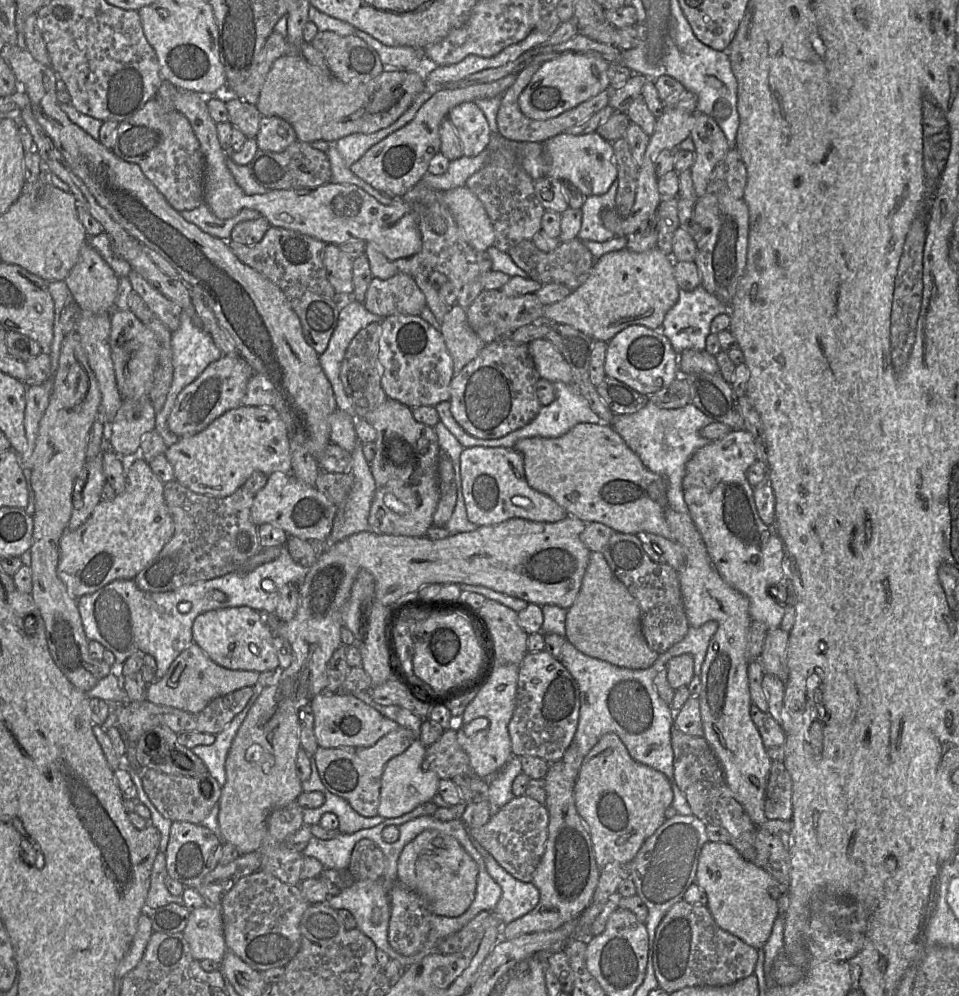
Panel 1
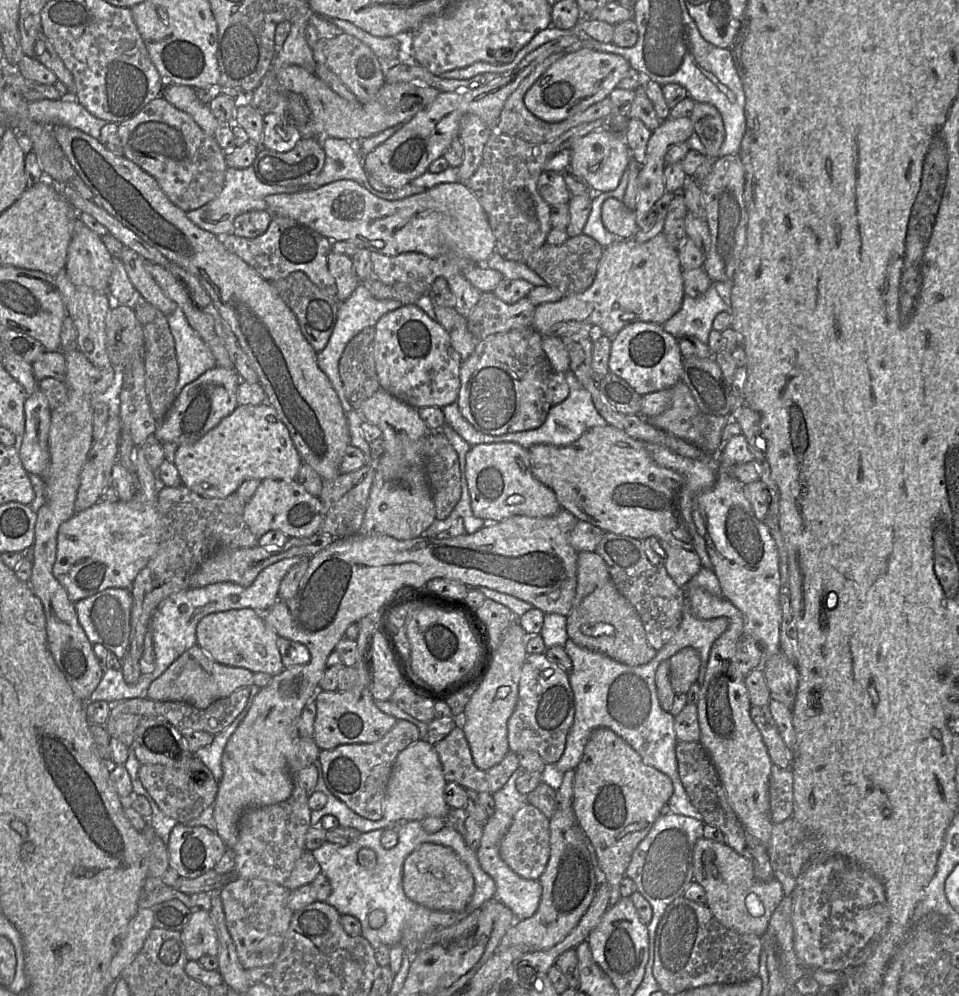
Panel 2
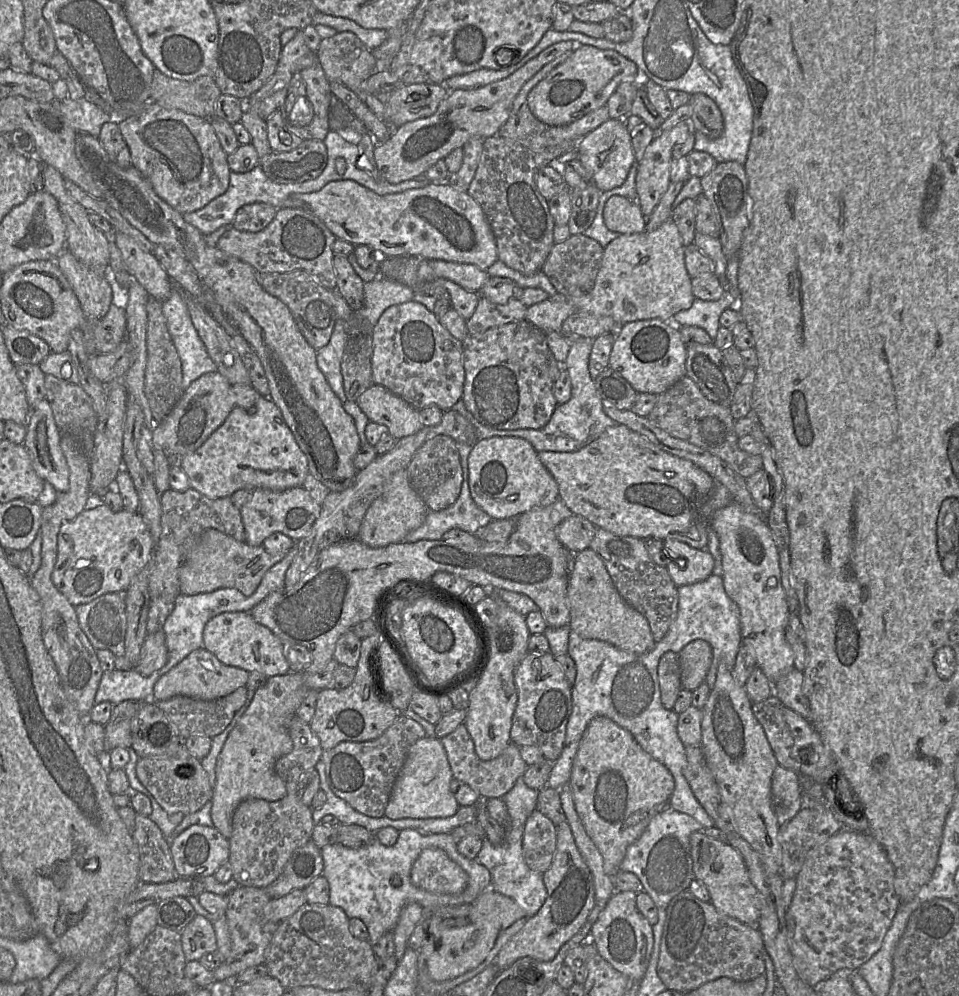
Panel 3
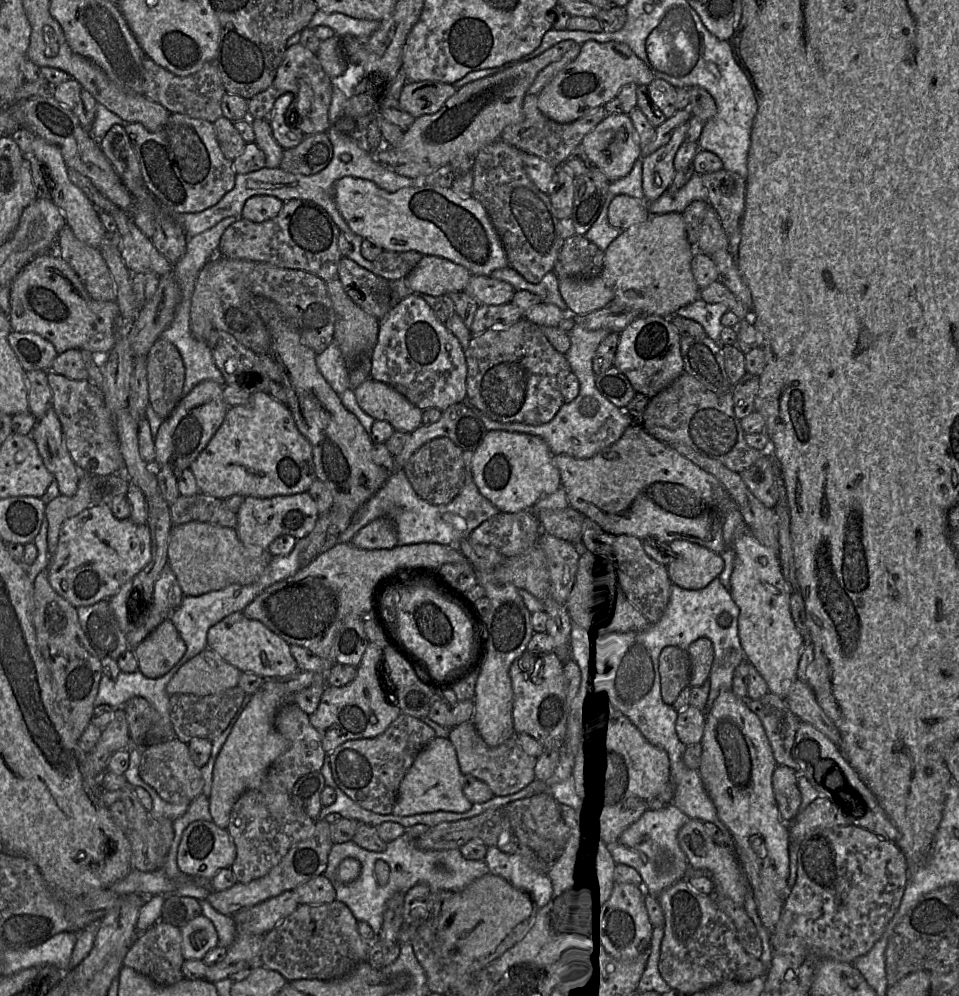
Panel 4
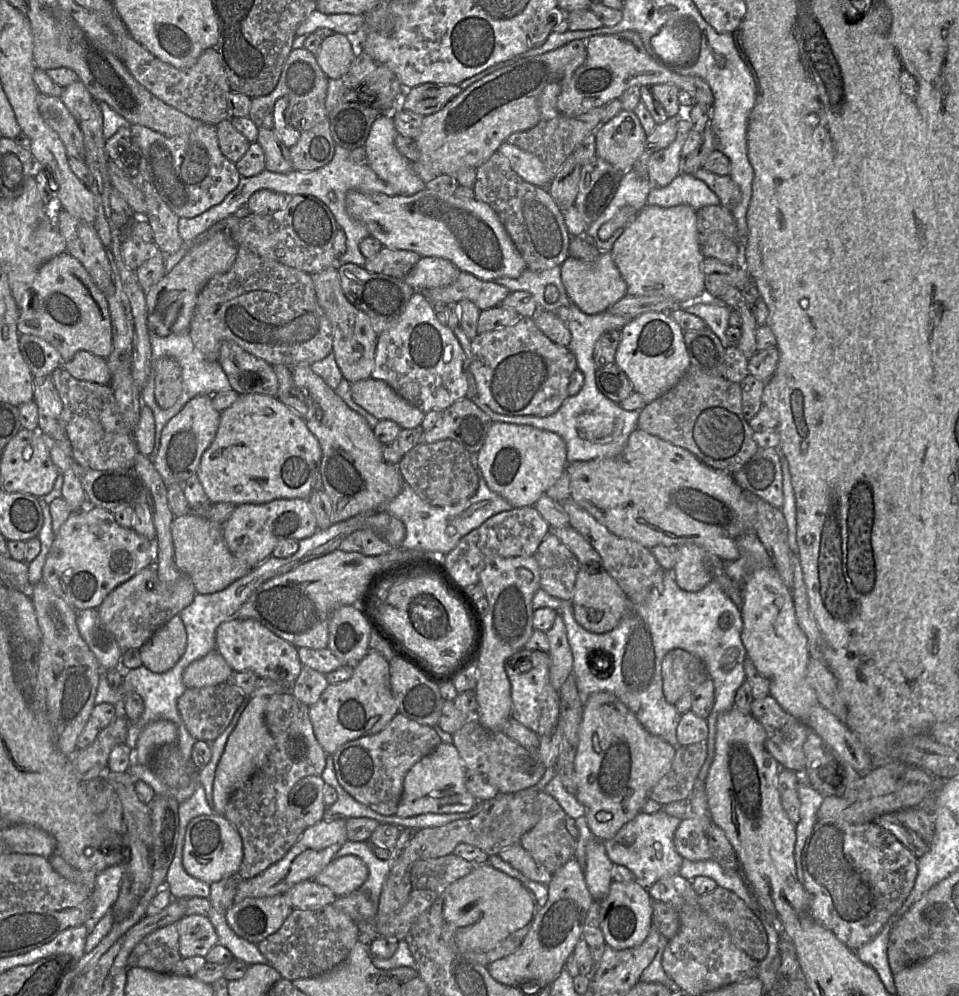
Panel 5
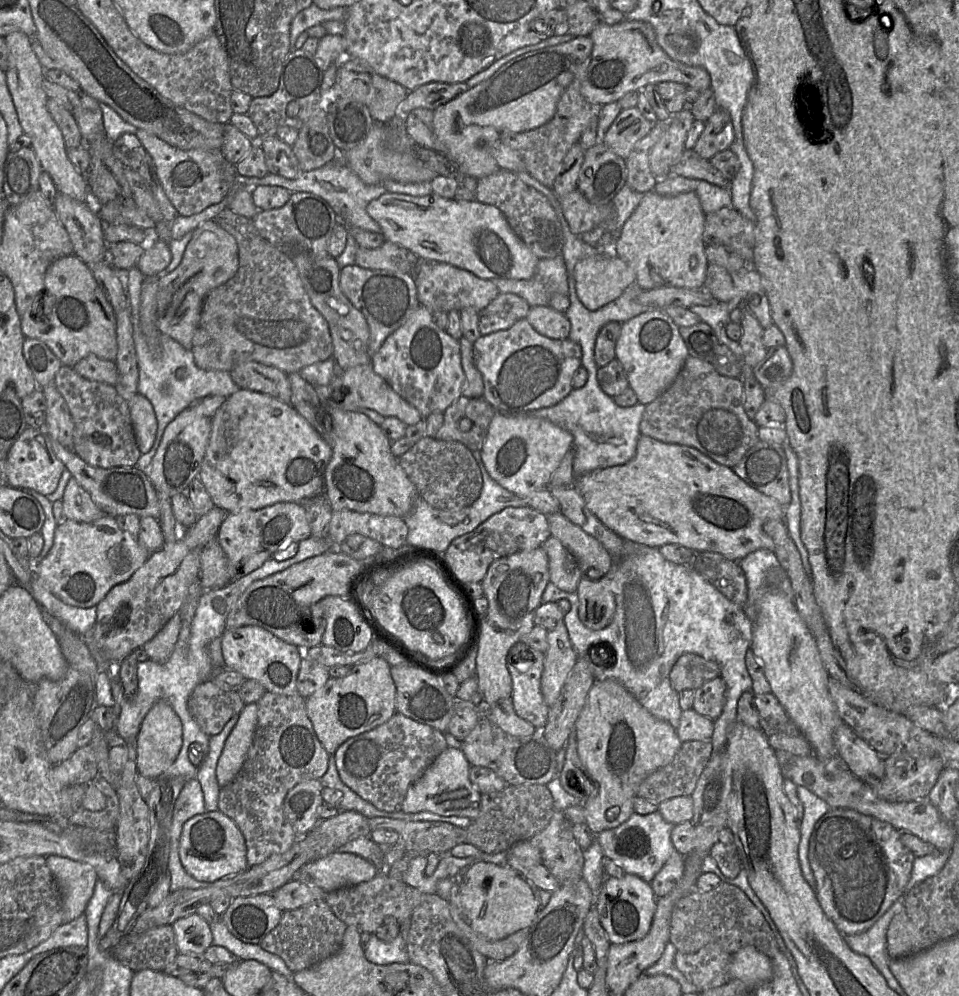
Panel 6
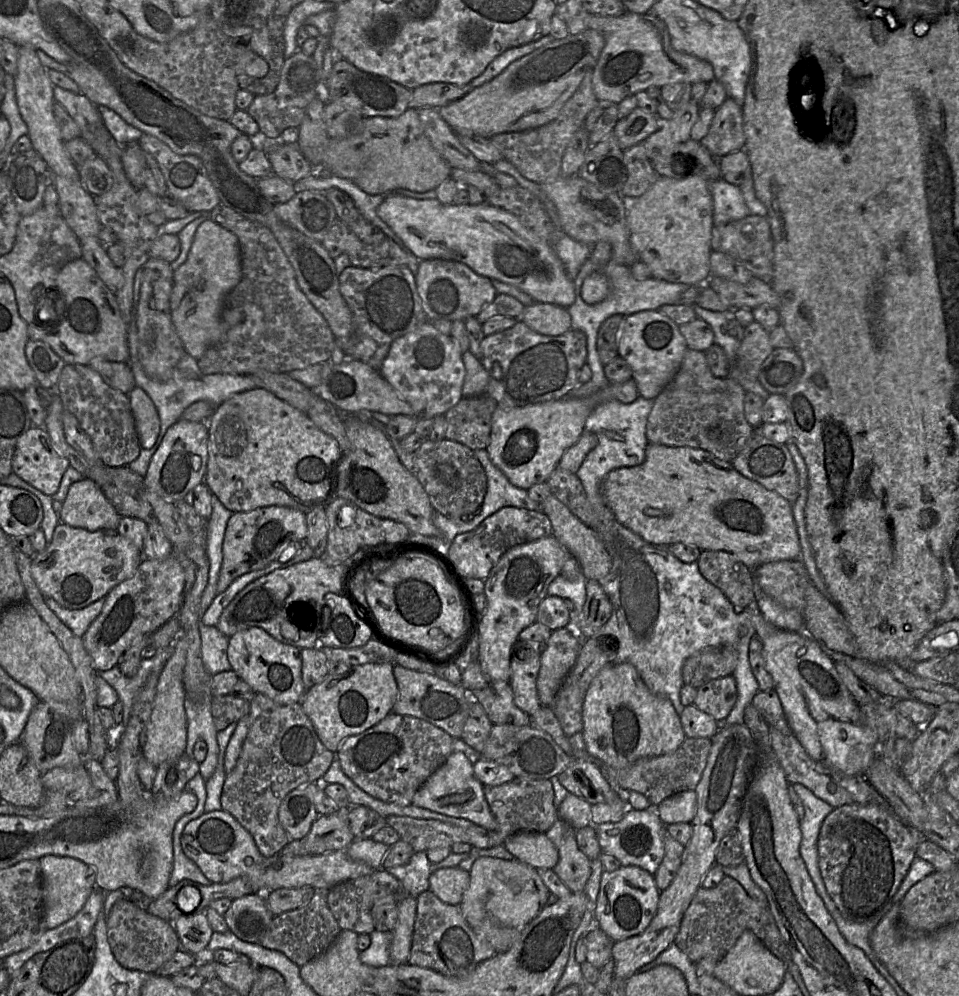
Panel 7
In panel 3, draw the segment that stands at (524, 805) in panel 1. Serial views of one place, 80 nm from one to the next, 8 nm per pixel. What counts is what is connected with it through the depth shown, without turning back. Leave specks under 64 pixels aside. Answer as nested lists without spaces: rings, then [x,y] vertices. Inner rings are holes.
[[[535,809],[526,820],[522,837],[523,857],[527,866],[544,874],[551,866],[556,845],[556,825]]]

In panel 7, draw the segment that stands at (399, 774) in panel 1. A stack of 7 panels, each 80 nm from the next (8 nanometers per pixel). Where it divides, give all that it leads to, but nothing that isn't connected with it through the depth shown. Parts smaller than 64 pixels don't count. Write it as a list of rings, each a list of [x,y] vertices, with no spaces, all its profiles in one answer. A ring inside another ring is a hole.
[[[453,751],[446,761],[419,787],[412,805],[455,818],[463,818],[475,825],[495,831],[497,822],[484,795],[484,786],[476,778],[473,764],[462,752]]]

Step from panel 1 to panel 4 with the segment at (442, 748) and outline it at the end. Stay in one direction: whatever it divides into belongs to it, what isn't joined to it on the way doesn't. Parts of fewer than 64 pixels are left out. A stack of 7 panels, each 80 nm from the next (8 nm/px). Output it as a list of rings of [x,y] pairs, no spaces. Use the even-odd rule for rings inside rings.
[[[472,720],[453,727],[448,739],[453,744],[460,770],[463,775],[471,775],[485,782],[494,796],[508,796],[528,786],[535,778],[534,758],[523,751],[513,738],[497,747],[490,747],[482,739]]]

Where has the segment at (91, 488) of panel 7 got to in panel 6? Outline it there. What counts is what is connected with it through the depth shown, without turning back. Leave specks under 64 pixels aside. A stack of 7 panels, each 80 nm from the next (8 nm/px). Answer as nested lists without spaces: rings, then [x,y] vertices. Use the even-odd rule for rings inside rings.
[[[73,477],[69,479],[61,500],[66,520],[90,523],[105,515]]]

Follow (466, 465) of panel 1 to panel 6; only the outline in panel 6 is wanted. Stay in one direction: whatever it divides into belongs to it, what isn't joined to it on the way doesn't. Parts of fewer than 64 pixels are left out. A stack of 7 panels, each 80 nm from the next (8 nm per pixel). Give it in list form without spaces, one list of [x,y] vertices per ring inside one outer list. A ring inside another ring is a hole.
[[[495,413],[490,423],[481,457],[489,475],[503,488],[528,499],[535,491],[549,487],[549,482],[569,450],[574,437],[547,419],[526,415]]]

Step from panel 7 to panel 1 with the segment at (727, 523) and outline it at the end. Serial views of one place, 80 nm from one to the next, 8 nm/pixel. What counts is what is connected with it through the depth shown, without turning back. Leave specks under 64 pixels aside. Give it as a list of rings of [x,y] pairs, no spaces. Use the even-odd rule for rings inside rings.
[[[579,423],[560,437],[520,439],[514,449],[523,456],[529,486],[550,496],[568,515],[586,523],[604,524],[624,534],[652,533],[673,540],[665,520],[665,479],[651,472],[610,424]]]

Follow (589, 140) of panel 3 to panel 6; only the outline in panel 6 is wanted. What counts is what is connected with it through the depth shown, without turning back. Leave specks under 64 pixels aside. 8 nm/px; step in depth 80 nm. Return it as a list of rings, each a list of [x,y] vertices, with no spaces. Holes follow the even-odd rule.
[[[635,106],[621,110],[600,141],[618,156],[626,159],[636,143],[644,138],[653,126],[654,123],[647,120]]]

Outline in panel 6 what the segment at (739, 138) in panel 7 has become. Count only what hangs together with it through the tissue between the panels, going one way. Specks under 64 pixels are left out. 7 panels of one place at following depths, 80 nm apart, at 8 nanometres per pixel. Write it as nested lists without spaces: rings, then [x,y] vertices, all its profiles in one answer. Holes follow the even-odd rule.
[[[717,108],[706,121],[706,126],[693,150],[702,158],[710,160],[715,154],[729,149],[735,132],[728,111]]]

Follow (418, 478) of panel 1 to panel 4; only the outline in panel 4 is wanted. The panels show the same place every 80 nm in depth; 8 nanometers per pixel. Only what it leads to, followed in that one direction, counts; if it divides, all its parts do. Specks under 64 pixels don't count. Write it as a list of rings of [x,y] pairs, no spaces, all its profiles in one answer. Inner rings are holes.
[[[368,378],[353,391],[365,413],[389,422],[395,431],[412,433],[422,424],[423,411],[383,382]],[[379,517],[362,529],[350,540],[353,546],[366,550],[391,549],[398,545],[397,531],[389,517]]]

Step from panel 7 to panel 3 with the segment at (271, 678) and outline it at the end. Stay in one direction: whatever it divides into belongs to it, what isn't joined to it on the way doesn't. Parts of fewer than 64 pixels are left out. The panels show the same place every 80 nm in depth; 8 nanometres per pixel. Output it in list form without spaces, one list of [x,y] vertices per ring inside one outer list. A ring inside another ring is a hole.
[[[225,612],[213,617],[205,625],[203,646],[223,664],[249,673],[258,672],[270,678],[291,671],[284,655],[282,640],[269,628],[258,623],[250,612]]]

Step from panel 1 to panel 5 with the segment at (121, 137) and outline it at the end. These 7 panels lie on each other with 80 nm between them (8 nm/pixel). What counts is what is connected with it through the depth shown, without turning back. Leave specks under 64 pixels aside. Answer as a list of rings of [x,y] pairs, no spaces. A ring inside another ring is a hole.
[[[203,123],[193,132],[174,137],[139,124],[131,124],[129,129],[142,151],[151,184],[179,218],[202,214],[222,202],[238,185],[241,176],[221,152],[214,125]]]

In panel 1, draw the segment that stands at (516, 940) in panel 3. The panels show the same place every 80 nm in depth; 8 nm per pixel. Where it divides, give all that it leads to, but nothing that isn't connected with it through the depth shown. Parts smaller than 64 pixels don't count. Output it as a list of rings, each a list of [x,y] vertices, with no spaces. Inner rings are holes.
[[[563,761],[549,765],[545,777],[548,837],[545,852],[532,878],[532,883],[539,890],[539,902],[529,913],[503,925],[500,939],[555,930],[578,919],[592,901],[601,869],[596,863],[589,831],[576,809],[575,782],[576,780],[567,778]]]

